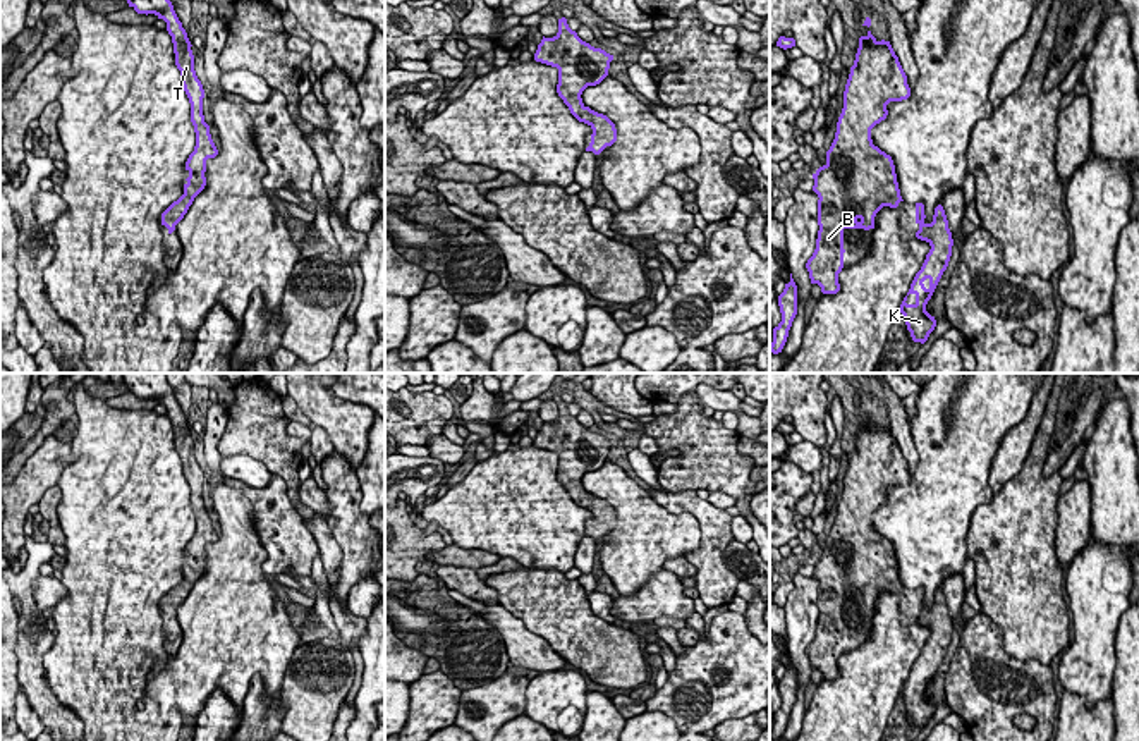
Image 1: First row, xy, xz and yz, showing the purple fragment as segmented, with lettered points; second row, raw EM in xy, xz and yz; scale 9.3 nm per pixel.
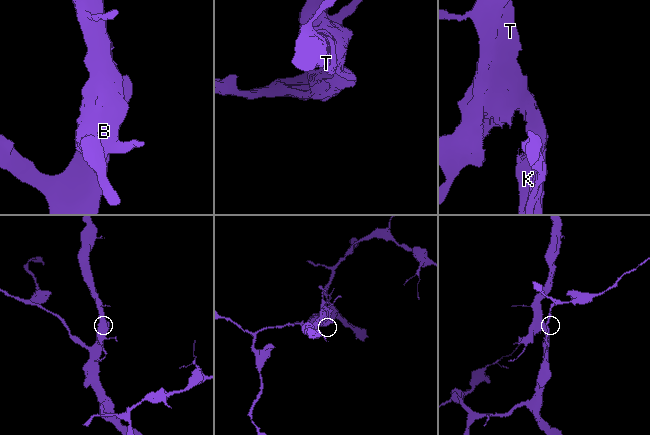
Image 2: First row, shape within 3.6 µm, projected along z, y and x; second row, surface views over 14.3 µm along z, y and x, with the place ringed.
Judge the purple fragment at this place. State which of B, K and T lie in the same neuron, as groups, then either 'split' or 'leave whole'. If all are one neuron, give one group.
groups B K T; leave whole

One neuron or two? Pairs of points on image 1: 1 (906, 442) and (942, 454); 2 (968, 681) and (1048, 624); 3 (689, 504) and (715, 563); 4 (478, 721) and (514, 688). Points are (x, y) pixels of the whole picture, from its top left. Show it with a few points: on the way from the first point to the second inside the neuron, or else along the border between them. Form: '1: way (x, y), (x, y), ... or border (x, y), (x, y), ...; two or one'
1: border (907, 422), (918, 454), (918, 465), (911, 475); two
2: border (990, 618), (1000, 628), (1009, 654), (1048, 664); two
3: way (705, 516), (712, 523), (712, 547); one
4: way (487, 714), (505, 695); one

